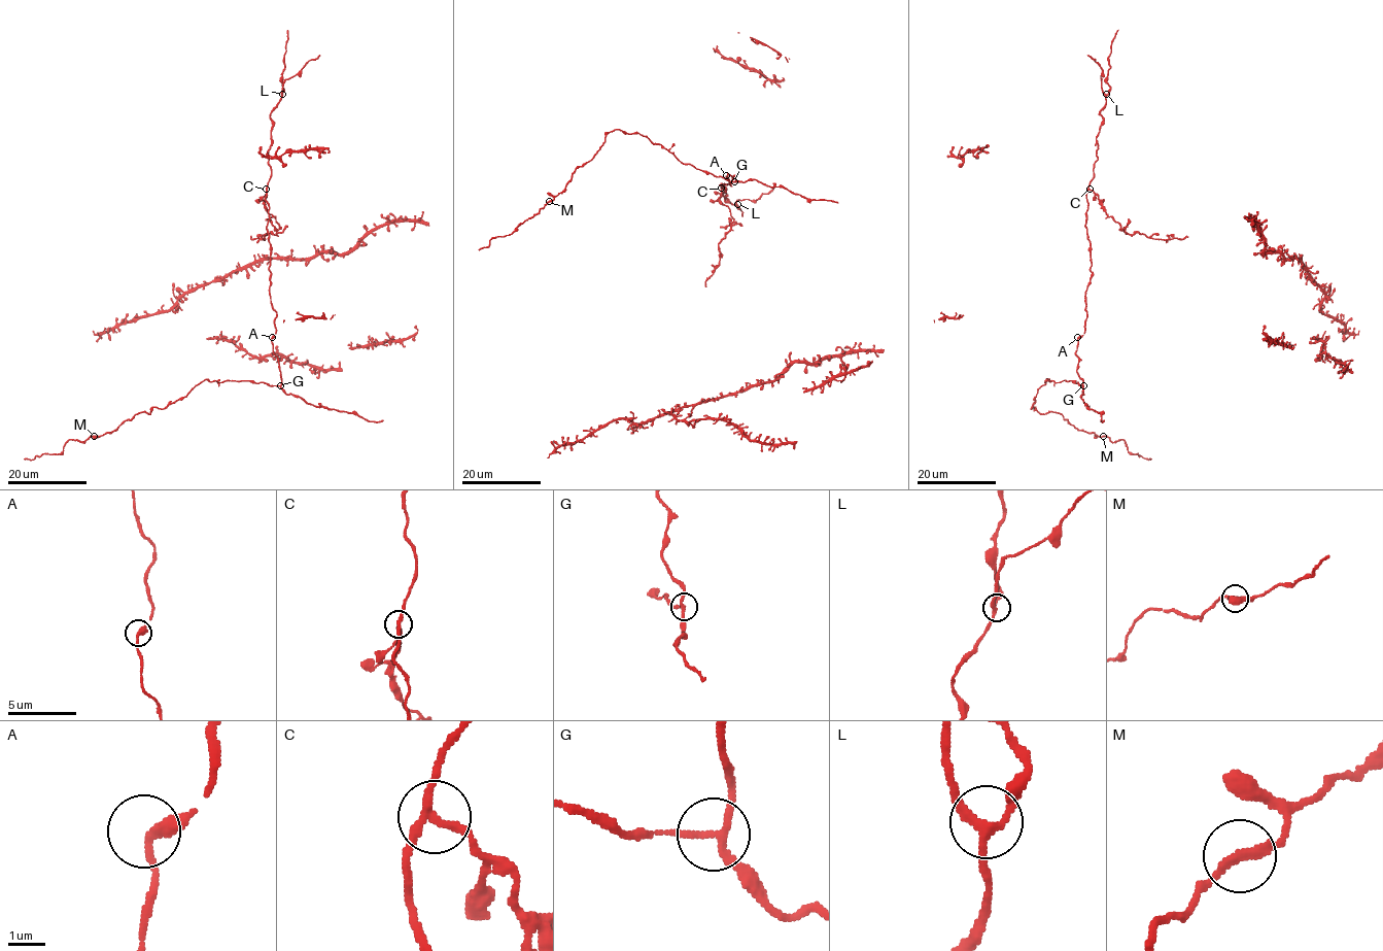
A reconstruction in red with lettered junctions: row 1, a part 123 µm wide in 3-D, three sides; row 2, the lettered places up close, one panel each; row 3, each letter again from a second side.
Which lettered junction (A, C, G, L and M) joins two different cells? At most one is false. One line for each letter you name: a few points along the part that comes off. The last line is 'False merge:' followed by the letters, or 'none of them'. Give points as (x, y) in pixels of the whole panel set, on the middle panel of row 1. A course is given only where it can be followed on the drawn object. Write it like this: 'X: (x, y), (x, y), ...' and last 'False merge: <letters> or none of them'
C: (721, 188), (720, 200), (733, 218), (729, 231), (719, 244), (719, 266), (705, 281), (705, 286)
False merge: C

